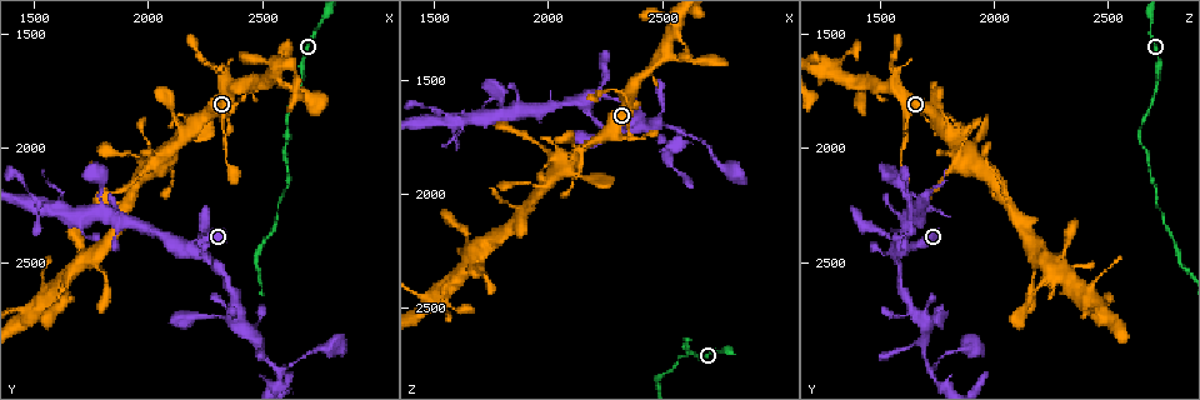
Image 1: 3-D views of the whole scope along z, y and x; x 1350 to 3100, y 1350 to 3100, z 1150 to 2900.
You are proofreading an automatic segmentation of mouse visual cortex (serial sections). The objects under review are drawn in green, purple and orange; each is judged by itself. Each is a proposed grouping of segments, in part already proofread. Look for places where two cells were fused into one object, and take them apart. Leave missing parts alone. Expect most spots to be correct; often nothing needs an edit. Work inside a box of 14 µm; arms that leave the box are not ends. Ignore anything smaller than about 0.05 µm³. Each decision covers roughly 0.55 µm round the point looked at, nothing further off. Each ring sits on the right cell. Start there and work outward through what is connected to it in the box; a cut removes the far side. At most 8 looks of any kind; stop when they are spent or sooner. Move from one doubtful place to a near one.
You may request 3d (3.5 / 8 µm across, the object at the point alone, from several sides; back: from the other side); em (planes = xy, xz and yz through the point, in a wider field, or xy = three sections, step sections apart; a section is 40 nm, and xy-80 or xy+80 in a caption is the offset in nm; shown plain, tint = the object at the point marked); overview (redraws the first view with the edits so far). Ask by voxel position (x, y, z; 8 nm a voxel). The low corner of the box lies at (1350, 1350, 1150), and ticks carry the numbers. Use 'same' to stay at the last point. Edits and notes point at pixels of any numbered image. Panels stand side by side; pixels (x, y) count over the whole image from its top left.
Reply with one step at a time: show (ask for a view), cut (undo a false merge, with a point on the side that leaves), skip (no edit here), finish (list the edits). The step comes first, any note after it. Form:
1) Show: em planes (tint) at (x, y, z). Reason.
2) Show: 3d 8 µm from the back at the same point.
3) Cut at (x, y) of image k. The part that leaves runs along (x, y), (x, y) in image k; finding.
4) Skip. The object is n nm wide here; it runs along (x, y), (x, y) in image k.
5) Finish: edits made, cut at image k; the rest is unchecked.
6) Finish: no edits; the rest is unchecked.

Show: 3d 8 µm at (2170, 2430, 1590). Abrupt turn.

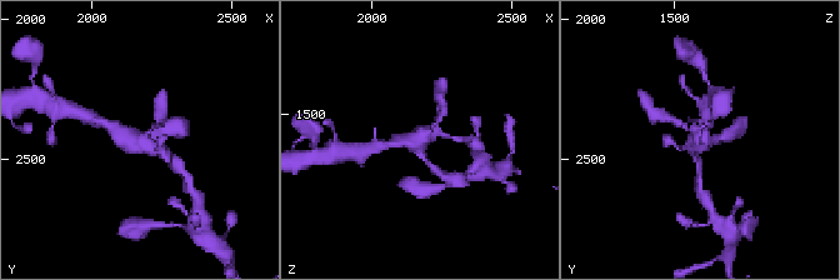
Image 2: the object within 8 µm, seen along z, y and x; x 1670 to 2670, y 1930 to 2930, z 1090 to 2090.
Show: em xy step 3 (tint) at (2160, 2450, 1590).

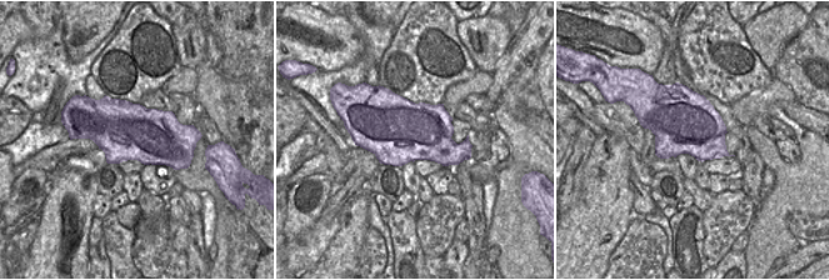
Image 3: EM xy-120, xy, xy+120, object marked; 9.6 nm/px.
Skip. It runs along (436, 170), (419, 140), (388, 144) in image 2; all the same cell.

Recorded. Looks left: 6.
Show: 3d 3.5 µm at (2100, 1850, 1780). A narrow waist.

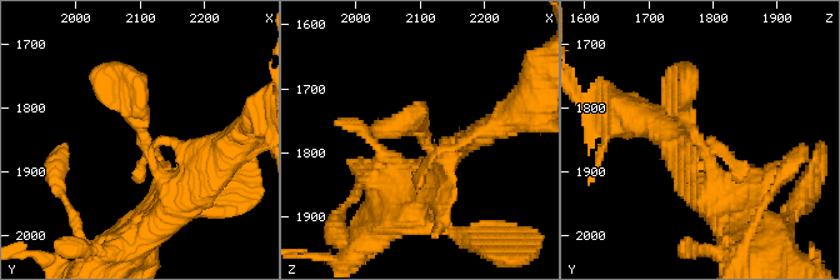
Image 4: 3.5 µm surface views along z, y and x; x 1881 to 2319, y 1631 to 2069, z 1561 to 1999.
Show: em xy step 2 (tint) at (2105, 1845, 1770).

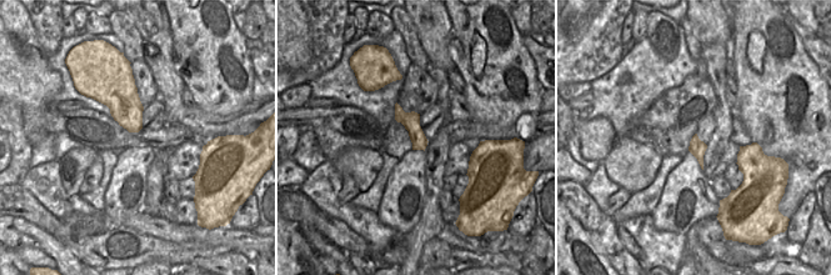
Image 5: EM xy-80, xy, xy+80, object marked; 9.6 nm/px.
Skip. It runs along (398, 109), (413, 125), (421, 146) in image 5; continuous, no second cell.

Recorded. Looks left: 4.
Show: 3d 3.5 µm at (2610, 1600, 1340). Thin neck.

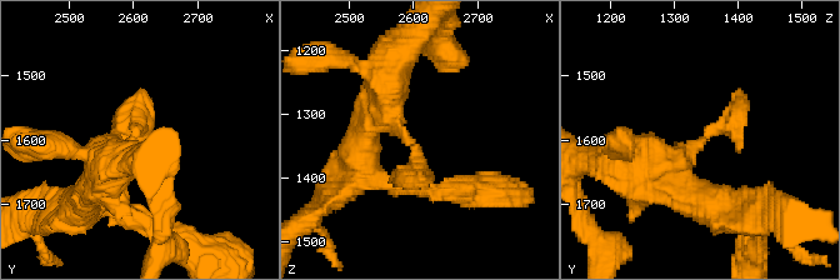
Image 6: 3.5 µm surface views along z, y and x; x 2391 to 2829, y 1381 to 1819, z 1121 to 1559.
Show: em xy step 2 (plain) at (2600, 1595, 1345).

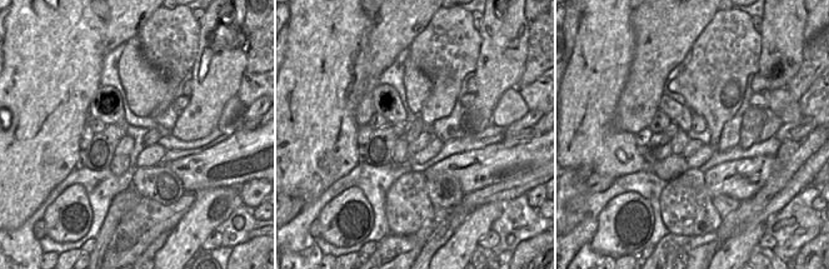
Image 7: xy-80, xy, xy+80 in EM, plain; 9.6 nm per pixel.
Show: em xy step 2 (tint) at the same point. With the object marked.

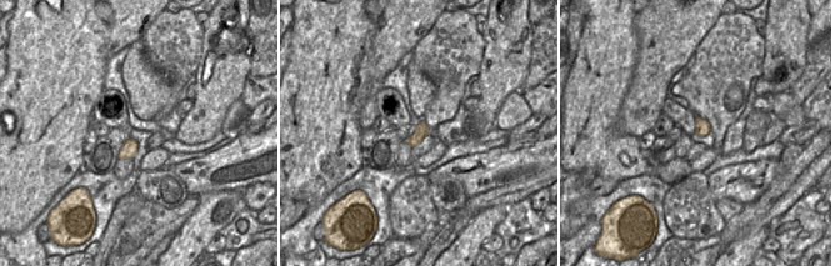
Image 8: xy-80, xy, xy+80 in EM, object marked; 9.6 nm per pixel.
Skip. It runs along (681, 193), (710, 128), (730, 124), (736, 150) in image 6; continuous, no second cell.

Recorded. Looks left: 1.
Finish: no edits; the rest is unchecked.

